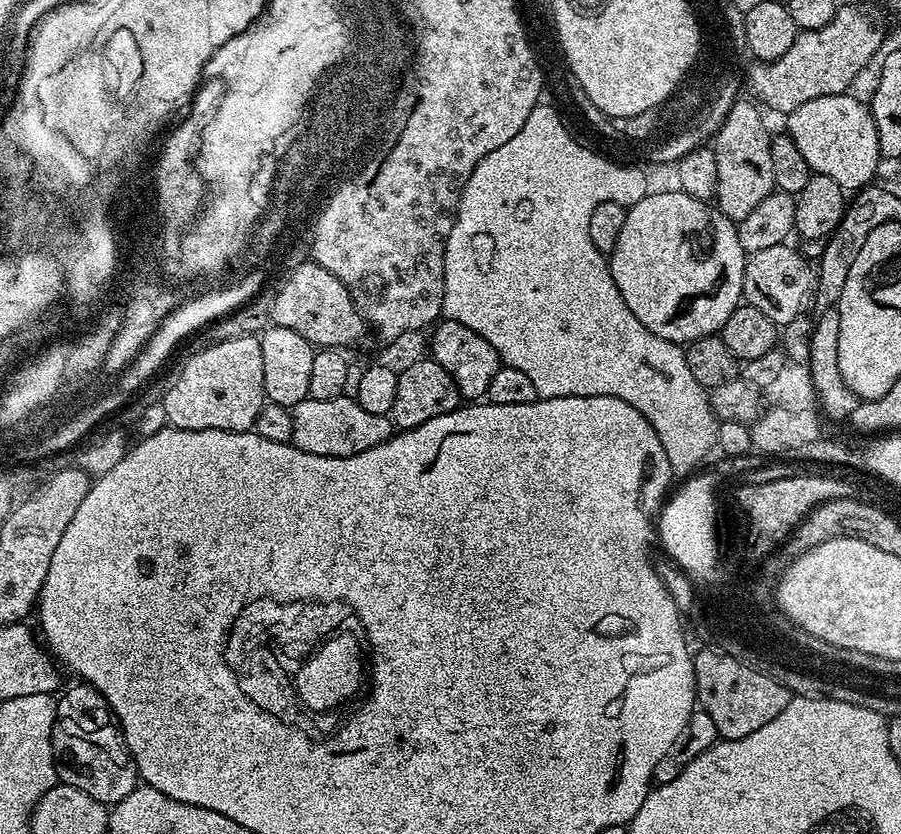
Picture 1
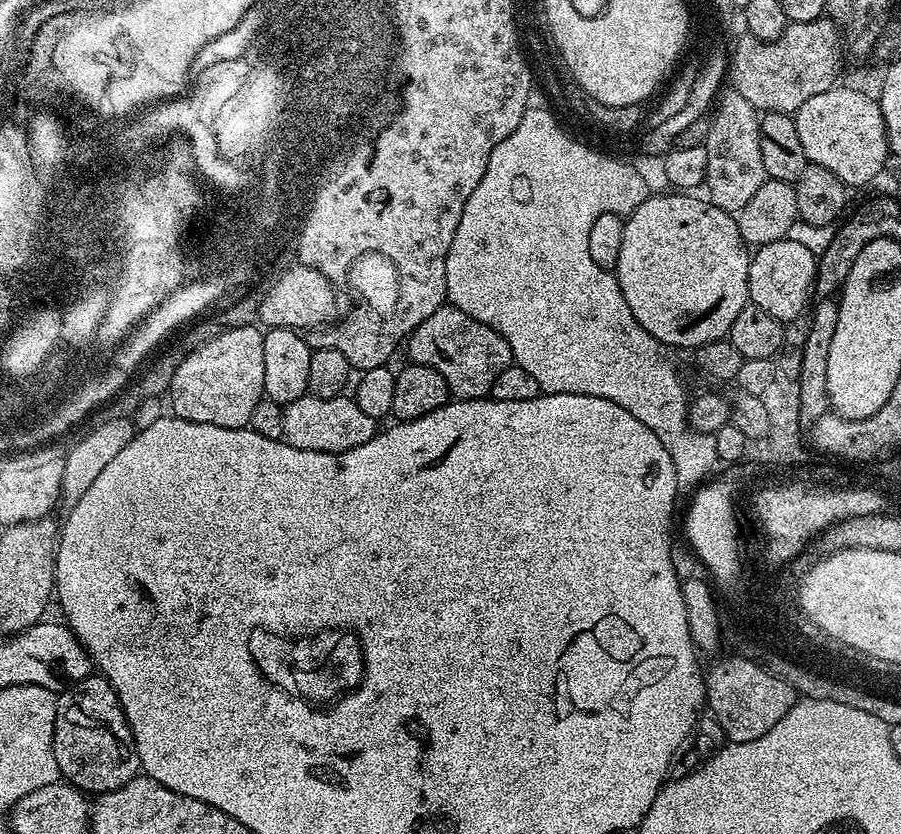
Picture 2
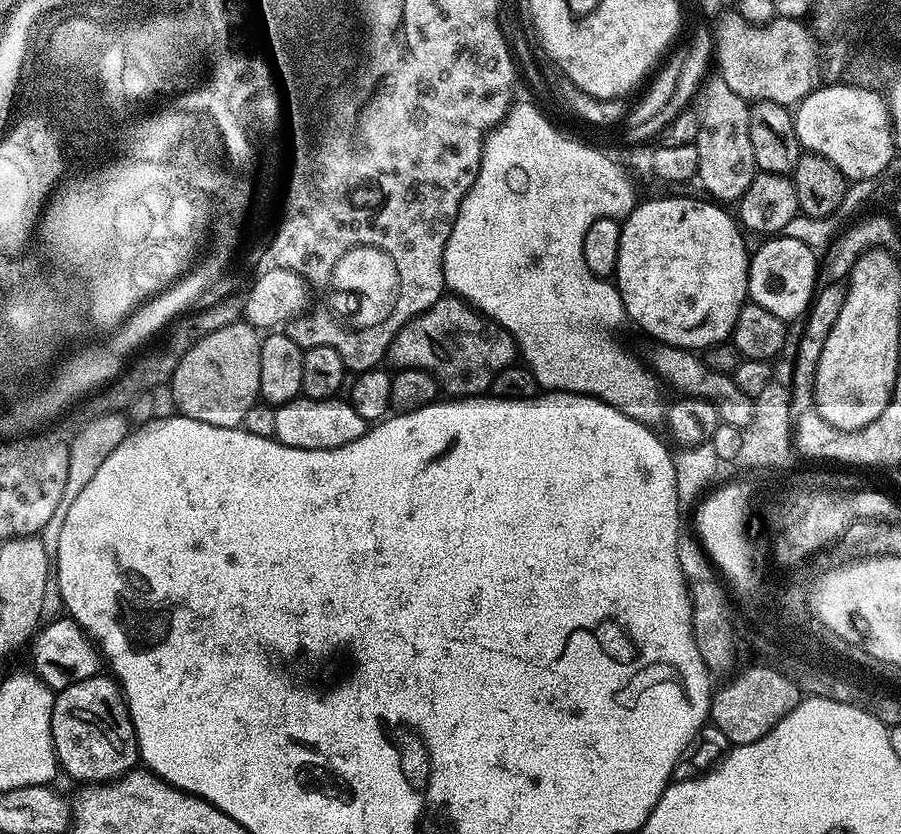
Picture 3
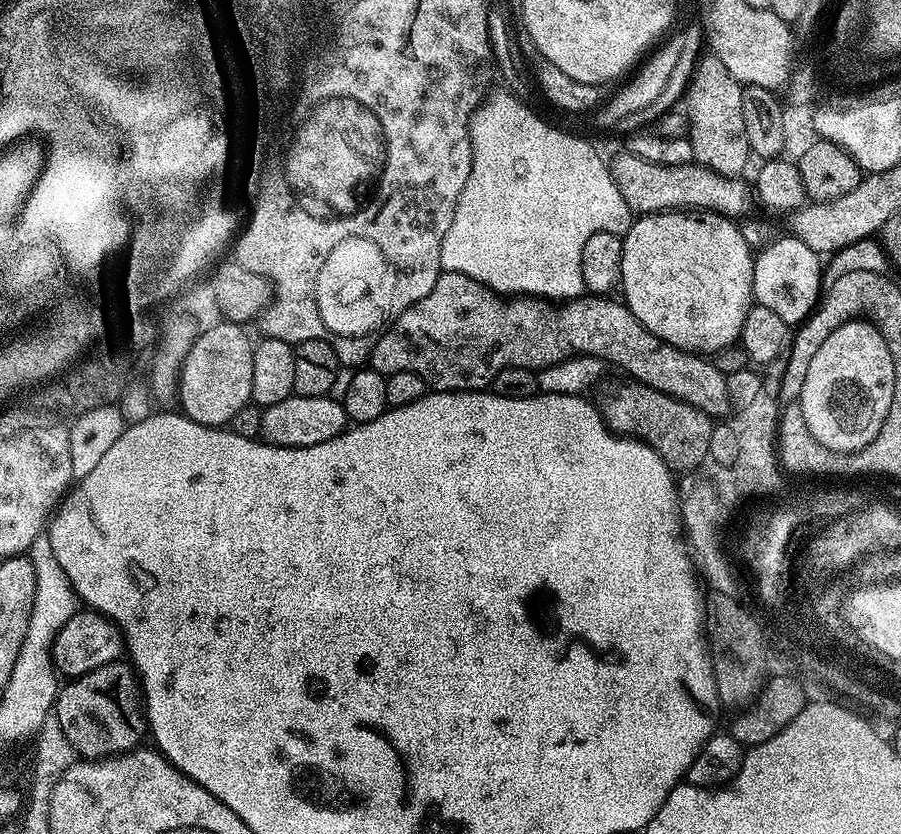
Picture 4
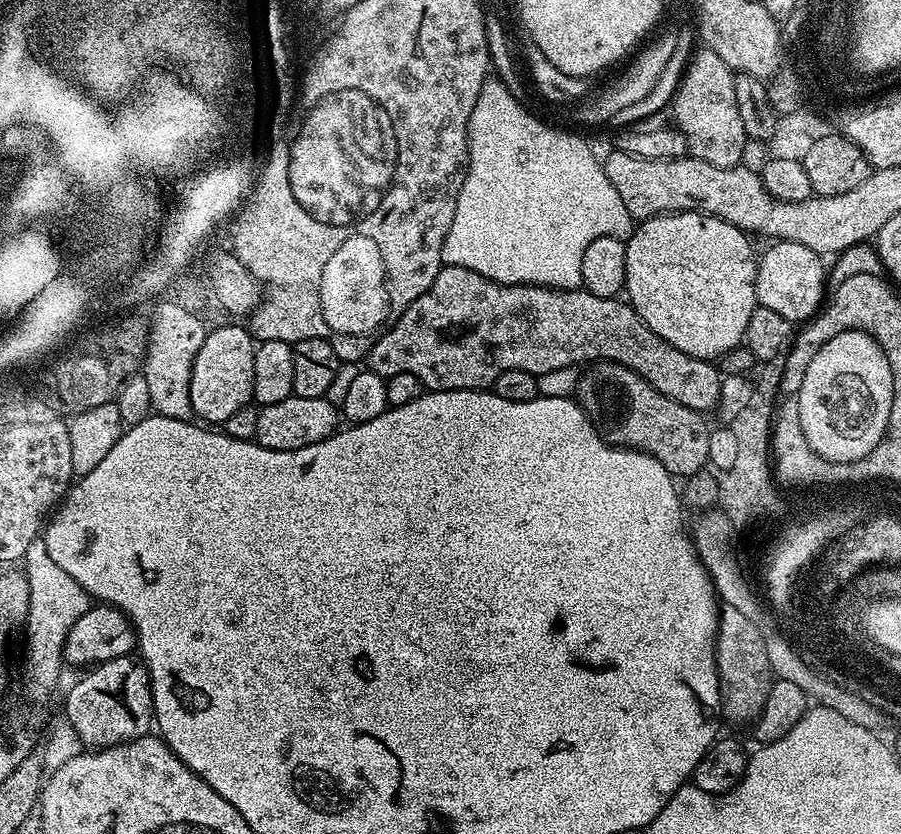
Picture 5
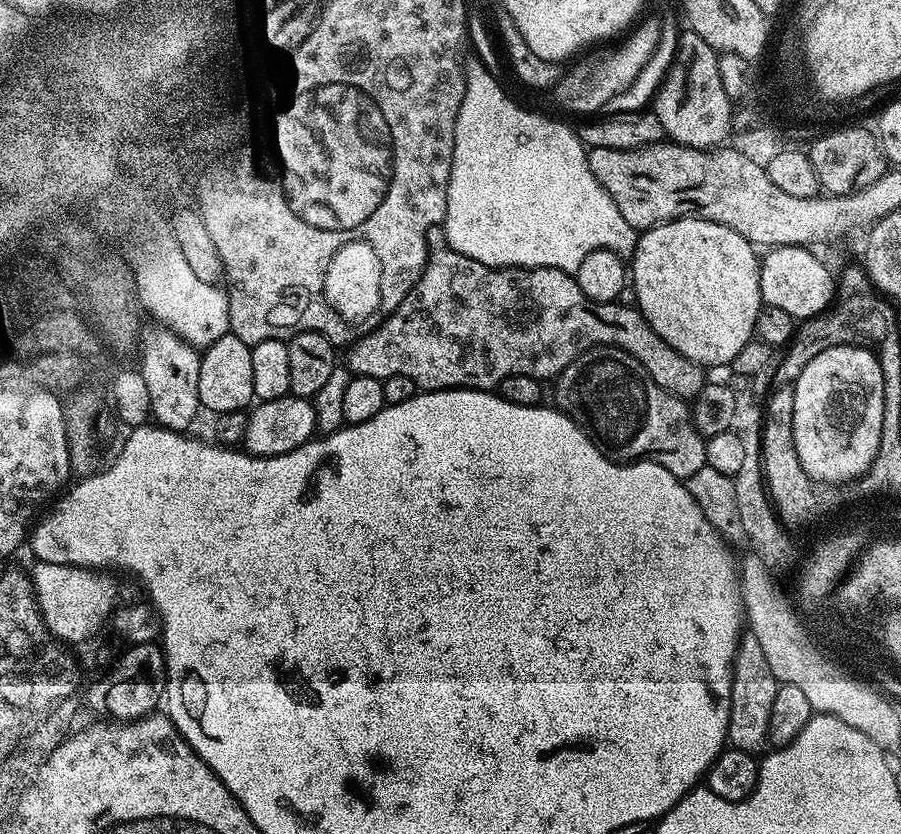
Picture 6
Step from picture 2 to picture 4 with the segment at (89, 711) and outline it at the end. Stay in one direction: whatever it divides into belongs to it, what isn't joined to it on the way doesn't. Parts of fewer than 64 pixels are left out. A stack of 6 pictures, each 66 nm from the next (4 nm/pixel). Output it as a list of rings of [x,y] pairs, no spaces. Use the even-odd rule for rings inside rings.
[[[113,662],[106,666],[98,666],[98,670],[90,670],[90,674],[75,677],[56,693],[54,711],[61,723],[62,734],[69,742],[77,757],[88,762],[102,761],[126,752],[141,743],[140,735],[146,732],[146,716],[142,711],[142,693],[138,687],[138,677],[131,667],[124,662]]]

